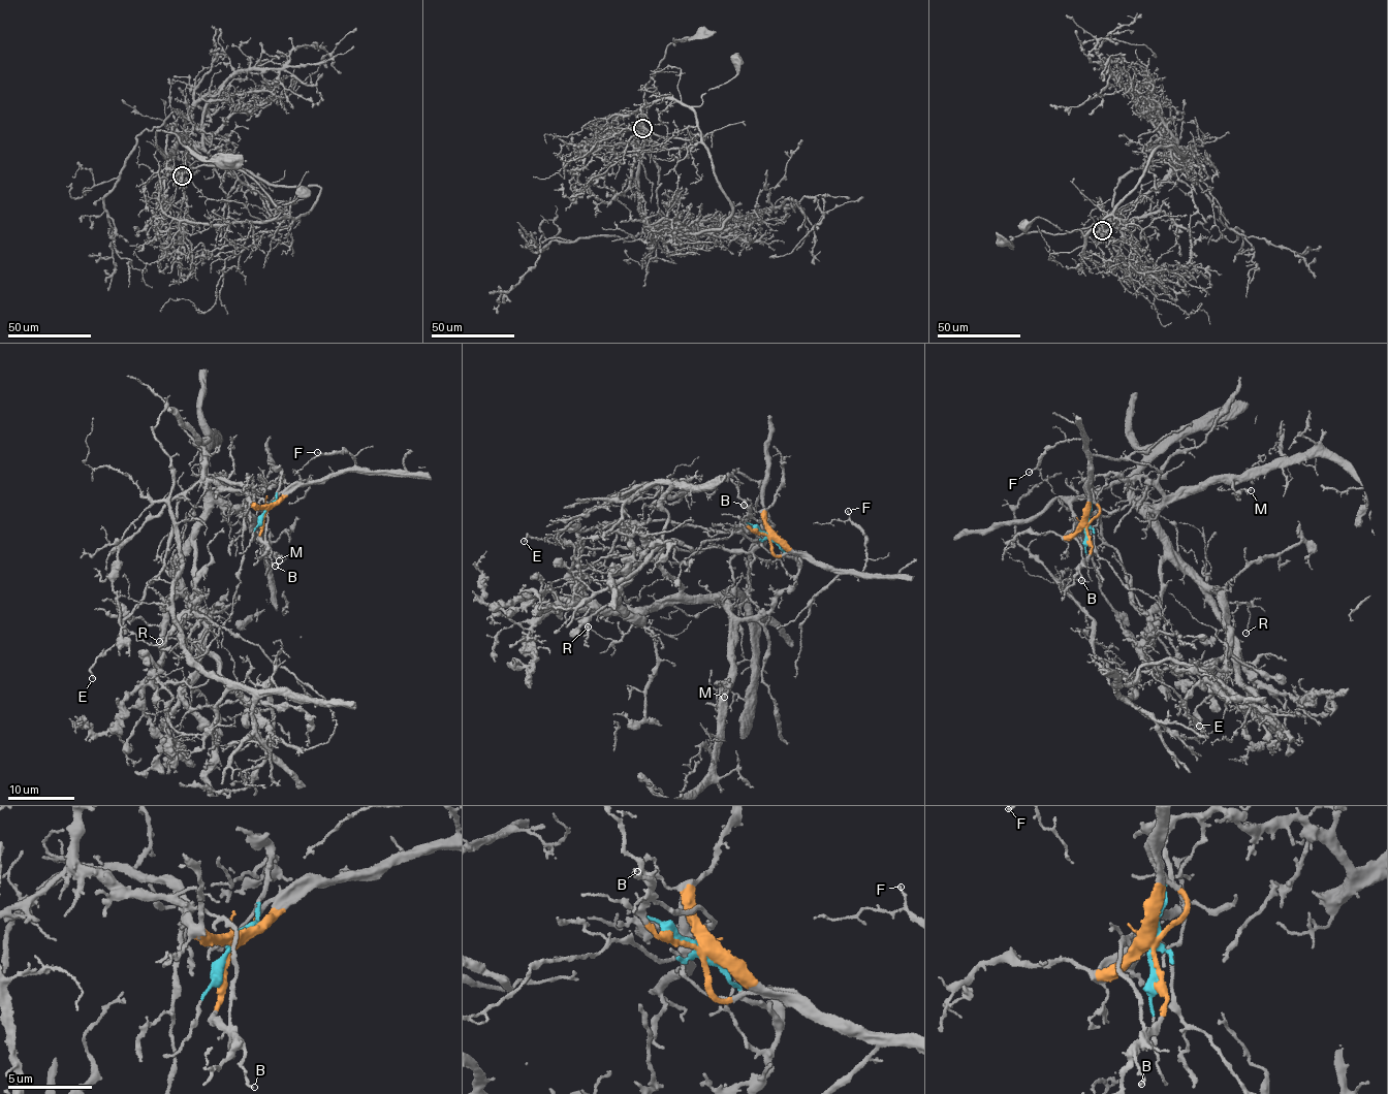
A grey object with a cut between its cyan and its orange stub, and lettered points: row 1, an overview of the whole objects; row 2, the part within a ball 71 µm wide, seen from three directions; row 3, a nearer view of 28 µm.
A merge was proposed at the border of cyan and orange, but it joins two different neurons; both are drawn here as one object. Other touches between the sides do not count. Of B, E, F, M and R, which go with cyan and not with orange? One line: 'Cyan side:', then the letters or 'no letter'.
Cyan side: M, R

